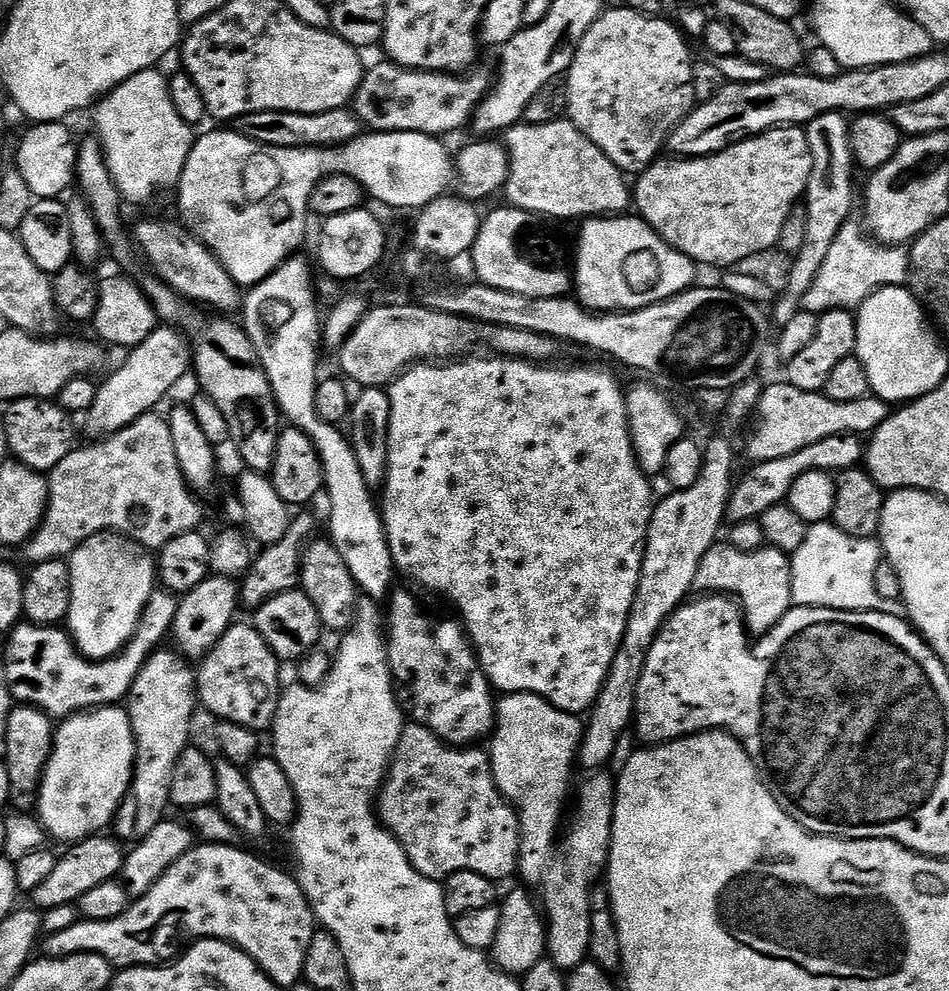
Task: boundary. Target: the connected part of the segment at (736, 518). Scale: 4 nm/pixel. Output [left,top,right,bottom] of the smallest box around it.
[726,435,866,525]

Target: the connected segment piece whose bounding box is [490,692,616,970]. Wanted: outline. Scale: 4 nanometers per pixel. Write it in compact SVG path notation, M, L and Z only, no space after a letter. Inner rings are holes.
M509 692L499 697L496 705L496 727L491 733L490 759L498 790L508 799L520 817L520 863L518 876L529 889L534 890L542 905L548 929L547 955L560 968L571 970L589 959L590 914L596 879L605 875L608 851L612 841L612 819L616 801L616 780L596 774L584 784L580 792L580 805L572 820L572 829L565 840L559 840L560 819L564 816L564 803L568 800L568 787L572 784L572 764L577 763L580 740L586 724L579 715L563 712L548 700L529 692Z

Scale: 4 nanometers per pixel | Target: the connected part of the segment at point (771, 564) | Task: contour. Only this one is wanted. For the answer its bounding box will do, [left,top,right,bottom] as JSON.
[694,542,794,637]

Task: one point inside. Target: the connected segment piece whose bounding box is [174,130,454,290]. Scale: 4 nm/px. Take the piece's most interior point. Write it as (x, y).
(247, 202)

